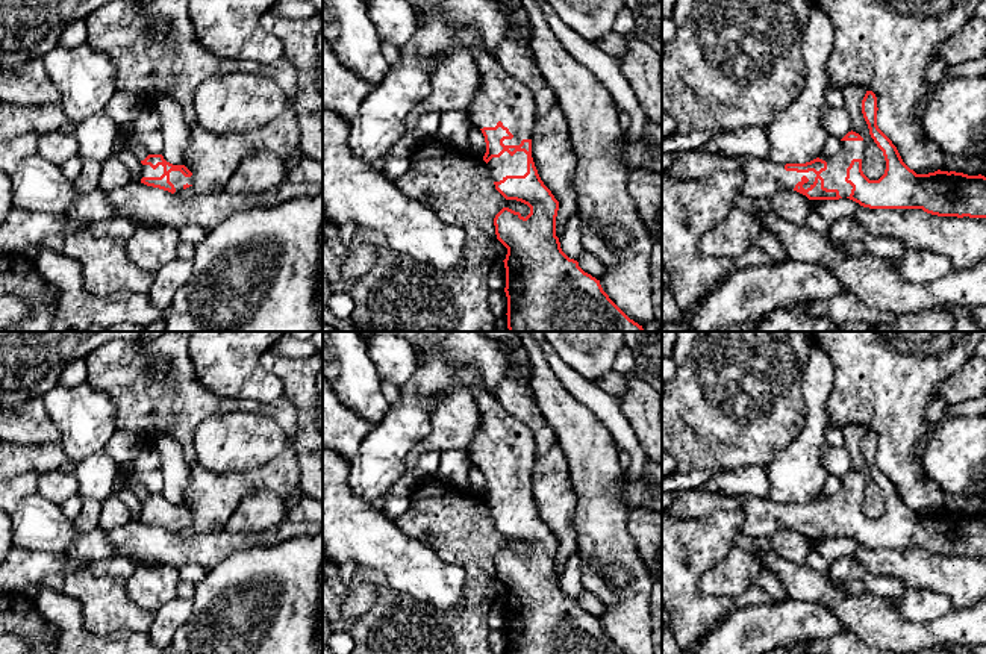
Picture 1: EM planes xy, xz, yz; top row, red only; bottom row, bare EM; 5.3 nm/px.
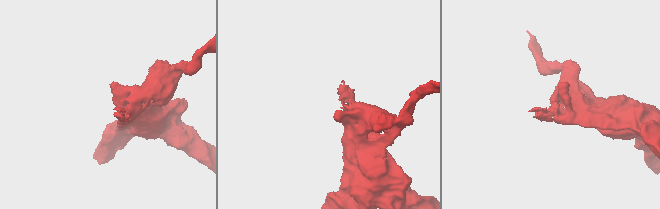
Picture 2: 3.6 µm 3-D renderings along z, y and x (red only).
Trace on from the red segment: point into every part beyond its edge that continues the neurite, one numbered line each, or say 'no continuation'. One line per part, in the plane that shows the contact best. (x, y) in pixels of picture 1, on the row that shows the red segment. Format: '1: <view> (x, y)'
1: yz (761, 177)

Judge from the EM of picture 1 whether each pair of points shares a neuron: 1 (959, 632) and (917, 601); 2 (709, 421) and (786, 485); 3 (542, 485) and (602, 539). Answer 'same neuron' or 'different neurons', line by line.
1: different neurons
2: different neurons
3: different neurons

